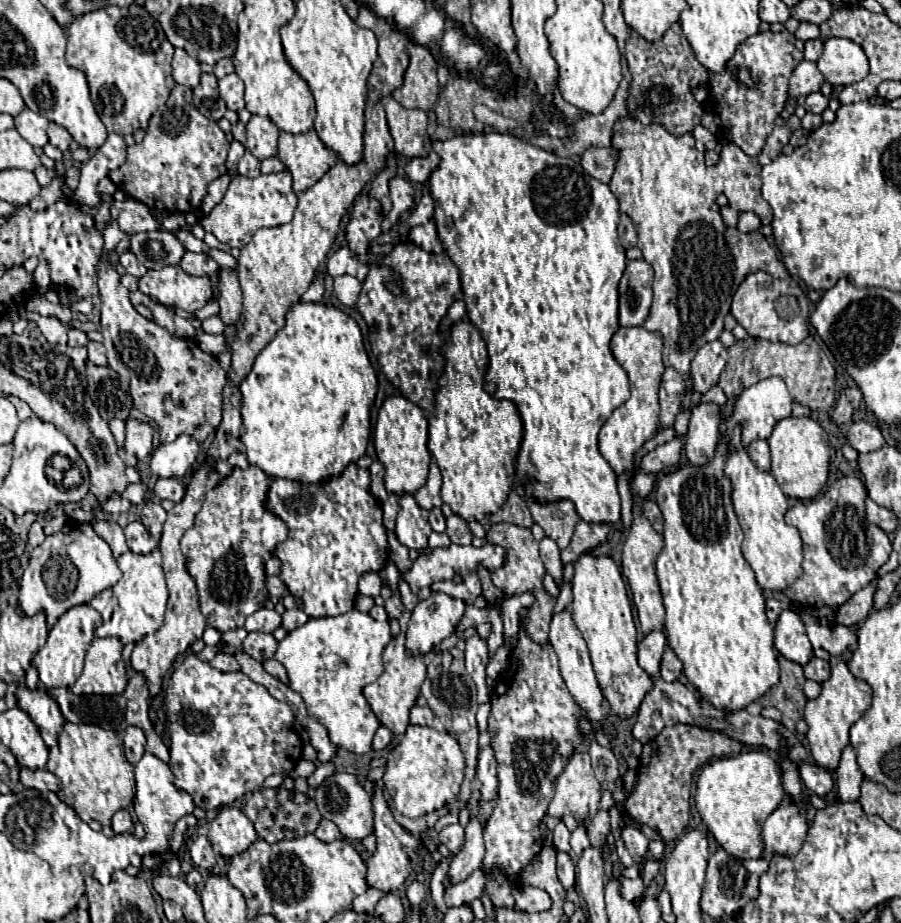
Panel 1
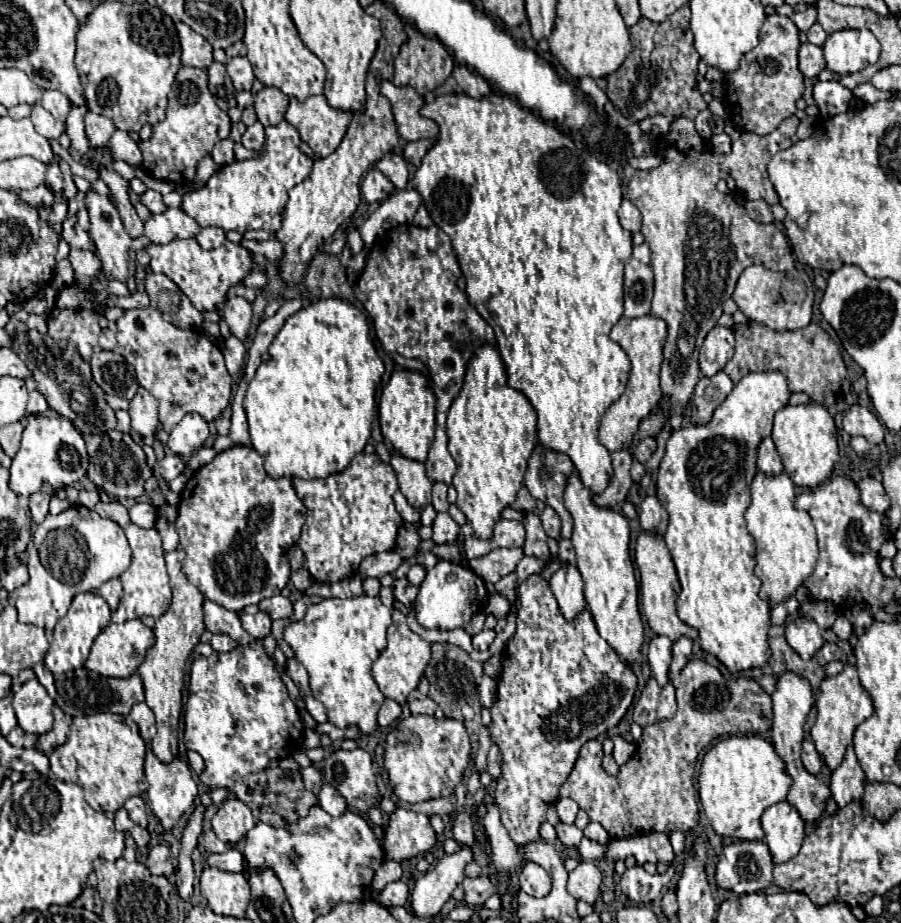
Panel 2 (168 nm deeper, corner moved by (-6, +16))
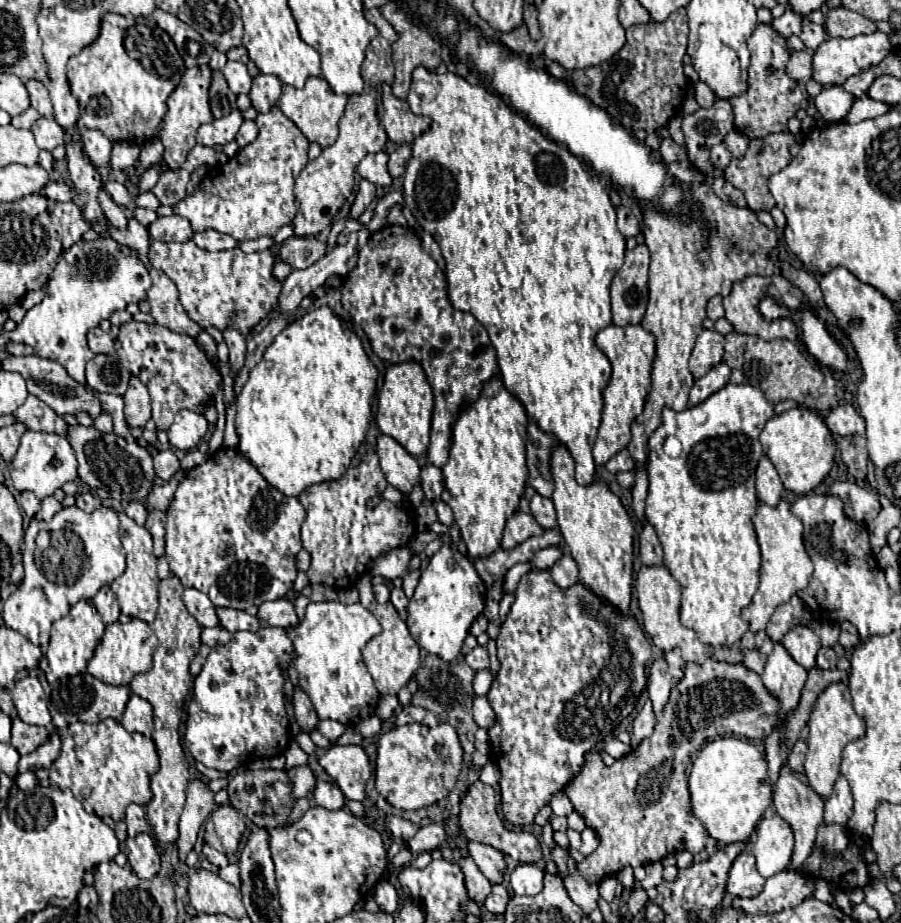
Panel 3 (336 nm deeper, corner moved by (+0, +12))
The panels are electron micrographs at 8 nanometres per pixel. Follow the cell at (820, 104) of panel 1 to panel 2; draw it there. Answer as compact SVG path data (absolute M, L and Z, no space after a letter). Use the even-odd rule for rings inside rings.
M829 80L829 82L817 82L813 86L813 98L819 108L819 114L823 118L829 118L847 112L853 94L839 80Z

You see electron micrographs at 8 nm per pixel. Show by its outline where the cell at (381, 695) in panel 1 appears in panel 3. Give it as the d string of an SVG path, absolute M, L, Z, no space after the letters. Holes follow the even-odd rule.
M363 574L357 582L357 588L359 588L359 598L361 598L361 604L365 608L371 608L371 612L375 612L375 616L379 616L379 622L383 626L383 632L375 638L371 638L367 642L367 646L363 648L363 660L369 668L369 674L373 676L375 680L375 688L379 690L379 694L389 694L389 696L397 696L397 692L407 686L407 682L411 680L411 676L419 670L421 666L421 660L419 660L419 646L417 642L411 638L405 622L399 618L397 610L393 608L391 602L387 604L379 604L375 598L373 598L373 590L371 590L371 574Z

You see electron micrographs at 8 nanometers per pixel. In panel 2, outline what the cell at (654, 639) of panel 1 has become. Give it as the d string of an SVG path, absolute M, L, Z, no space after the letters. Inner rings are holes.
M657 636L649 644L649 666L655 676L655 680L661 684L661 688L669 682L669 664L671 664L671 646L673 642L665 636Z

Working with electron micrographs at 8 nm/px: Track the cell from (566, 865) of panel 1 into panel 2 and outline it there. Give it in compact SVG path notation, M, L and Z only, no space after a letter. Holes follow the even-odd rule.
M557 824L557 838L565 844L565 846L579 846L581 838L583 838L583 830L579 830L575 824Z

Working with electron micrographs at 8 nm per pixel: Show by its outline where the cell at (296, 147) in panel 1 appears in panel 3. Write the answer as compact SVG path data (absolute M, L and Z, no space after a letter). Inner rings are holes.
M311 78L307 80L307 84L297 90L297 88L291 88L291 86L283 86L283 94L279 98L279 110L295 122L295 126L303 132L303 136L309 140L309 142L315 142L319 144L321 148L327 148L331 146L335 140L337 140L337 122L341 120L343 116L343 110L345 110L345 104L347 104L347 96L335 96L327 82L323 78Z

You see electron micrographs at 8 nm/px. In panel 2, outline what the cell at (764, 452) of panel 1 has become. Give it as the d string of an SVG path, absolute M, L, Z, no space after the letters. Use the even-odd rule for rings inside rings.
M765 438L759 446L759 456L757 456L757 466L759 466L759 472L763 472L765 476L777 476L783 472L783 466L781 466L781 458L775 450L775 444L771 438Z

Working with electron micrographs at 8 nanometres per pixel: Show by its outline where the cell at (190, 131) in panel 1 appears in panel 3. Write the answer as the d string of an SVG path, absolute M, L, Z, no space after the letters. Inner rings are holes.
M189 68L189 70L185 70L181 82L177 84L177 88L173 90L173 94L167 100L167 114L161 122L161 130L159 130L157 138L165 146L163 162L167 164L169 170L179 170L185 164L189 152L195 148L197 128L201 124L213 122L213 114L209 110L209 96L207 96L209 82L211 82L211 68L205 68L205 70L203 68Z

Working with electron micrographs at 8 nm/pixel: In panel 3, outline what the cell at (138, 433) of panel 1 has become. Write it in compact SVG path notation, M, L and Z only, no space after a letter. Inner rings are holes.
M131 378L129 388L123 396L125 400L125 420L131 428L145 428L151 418L151 400L147 388L139 378Z

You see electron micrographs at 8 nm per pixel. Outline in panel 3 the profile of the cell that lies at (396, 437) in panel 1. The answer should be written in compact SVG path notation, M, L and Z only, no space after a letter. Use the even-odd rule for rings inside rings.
M403 362L389 366L385 372L385 382L379 392L377 426L383 434L397 440L411 456L421 456L429 446L429 428L433 412L433 390L425 378L423 368L417 362Z

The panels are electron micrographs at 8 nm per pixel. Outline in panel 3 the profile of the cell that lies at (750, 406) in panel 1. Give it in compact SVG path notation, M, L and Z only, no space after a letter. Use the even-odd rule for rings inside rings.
M727 384L725 388L721 388L719 392L711 394L703 404L697 404L695 408L687 408L683 412L673 412L669 408L665 408L663 412L663 424L651 434L649 438L649 494L647 494L647 506L645 506L645 518L647 522L657 530L657 536L661 540L663 546L663 564L669 568L669 572L673 574L673 578L681 584L683 588L683 598L681 598L681 624L685 628L695 630L695 634L699 636L699 640L703 644L725 644L725 646L733 646L737 642L741 642L743 634L749 630L749 624L741 618L741 610L747 608L751 604L751 598L759 586L759 566L761 566L761 554L759 554L759 544L755 538L755 530L753 530L753 514L755 514L755 506L757 506L757 494L755 494L755 468L759 458L763 456L761 450L761 442L759 442L759 434L763 432L765 422L773 416L773 404L769 400L765 400L765 394L749 384ZM667 436L677 436L683 444L683 452L679 458L669 458L663 452L663 442Z

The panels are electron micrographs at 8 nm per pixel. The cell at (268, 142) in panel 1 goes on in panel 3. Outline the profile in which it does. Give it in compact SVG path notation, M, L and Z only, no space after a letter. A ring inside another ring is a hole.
M259 74L257 78L253 78L253 88L249 92L249 98L259 114L269 112L277 104L279 96L281 96L281 84L279 80L275 80L275 76Z

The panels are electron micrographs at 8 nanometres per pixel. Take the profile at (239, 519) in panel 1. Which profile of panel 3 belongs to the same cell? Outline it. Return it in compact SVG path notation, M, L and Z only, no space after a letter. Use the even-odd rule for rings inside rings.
M223 446L181 480L167 508L165 558L185 588L197 588L219 608L247 610L259 596L259 576L261 604L291 590L303 520L305 508L295 496L281 494L237 448Z

